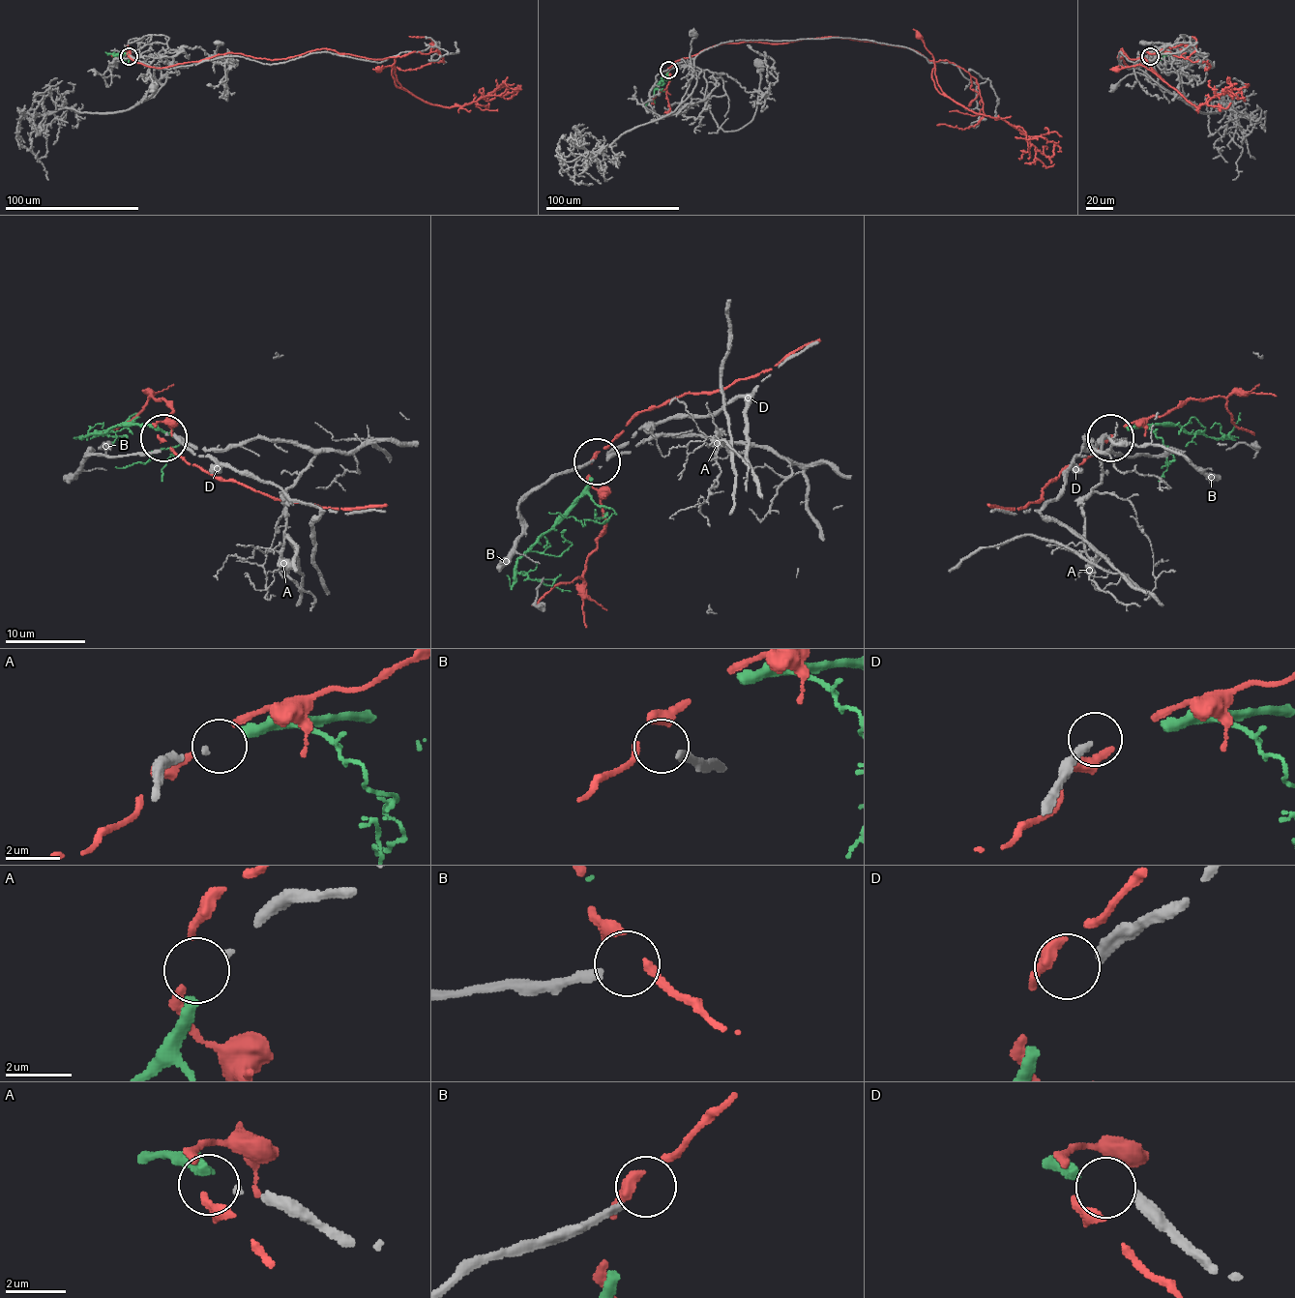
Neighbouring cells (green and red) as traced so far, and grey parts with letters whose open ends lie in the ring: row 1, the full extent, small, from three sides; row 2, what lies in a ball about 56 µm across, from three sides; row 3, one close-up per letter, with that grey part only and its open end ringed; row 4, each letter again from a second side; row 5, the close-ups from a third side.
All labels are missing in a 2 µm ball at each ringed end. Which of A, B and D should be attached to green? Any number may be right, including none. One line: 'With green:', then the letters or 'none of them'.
With green: A

